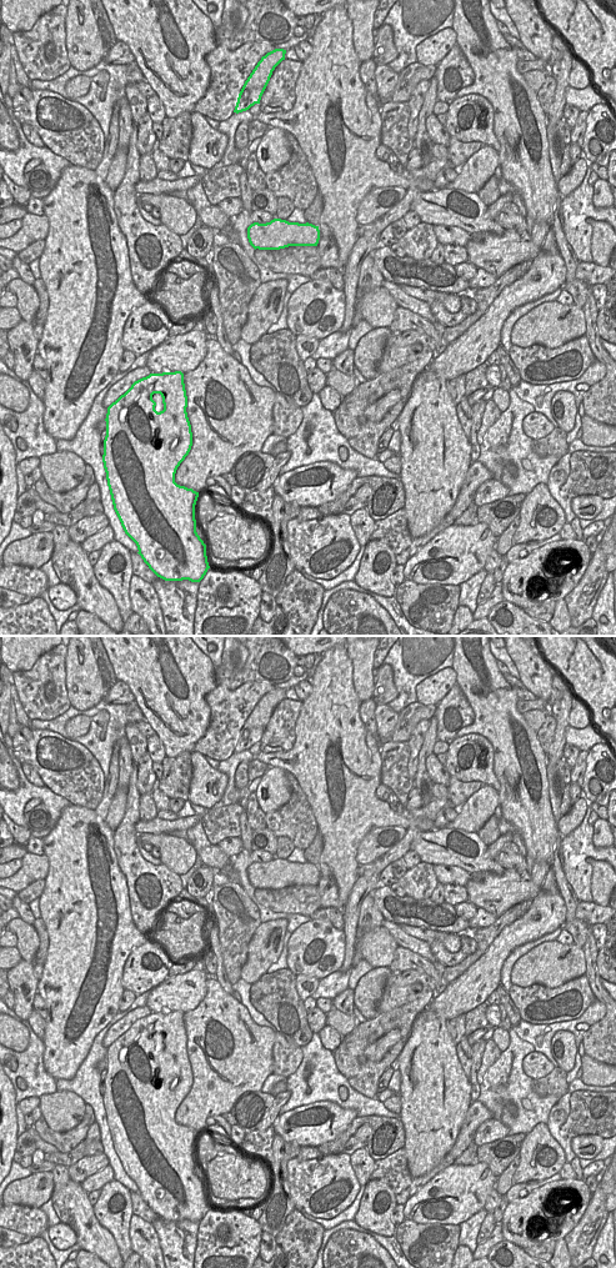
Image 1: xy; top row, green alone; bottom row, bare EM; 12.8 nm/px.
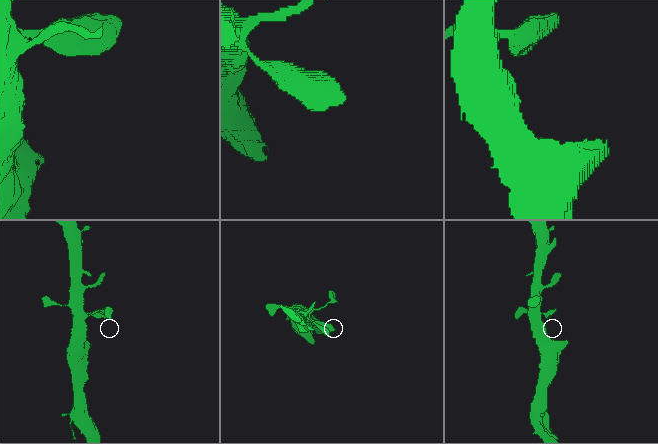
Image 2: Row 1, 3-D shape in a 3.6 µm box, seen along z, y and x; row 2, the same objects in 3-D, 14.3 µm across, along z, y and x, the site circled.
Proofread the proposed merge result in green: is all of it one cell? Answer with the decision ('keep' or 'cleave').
keep

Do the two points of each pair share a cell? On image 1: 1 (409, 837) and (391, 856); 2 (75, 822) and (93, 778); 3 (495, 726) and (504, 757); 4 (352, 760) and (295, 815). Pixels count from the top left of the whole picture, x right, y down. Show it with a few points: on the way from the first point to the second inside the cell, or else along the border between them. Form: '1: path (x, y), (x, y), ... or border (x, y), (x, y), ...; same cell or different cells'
1: path (405, 842), (396, 851); same cell
2: border (71, 803), (94, 810); different cells
3: path (502, 733), (504, 750); same cell
4: border (294, 776), (305, 795), (317, 830); different cells

